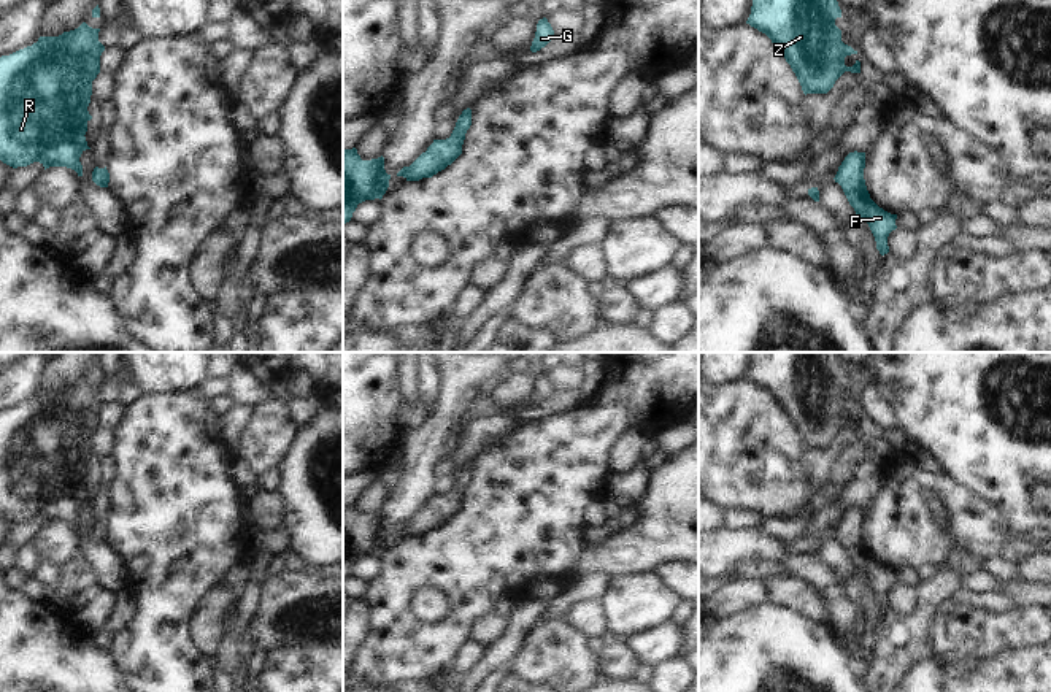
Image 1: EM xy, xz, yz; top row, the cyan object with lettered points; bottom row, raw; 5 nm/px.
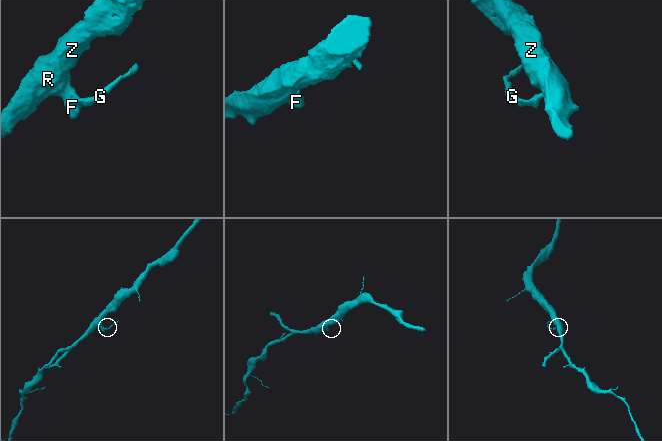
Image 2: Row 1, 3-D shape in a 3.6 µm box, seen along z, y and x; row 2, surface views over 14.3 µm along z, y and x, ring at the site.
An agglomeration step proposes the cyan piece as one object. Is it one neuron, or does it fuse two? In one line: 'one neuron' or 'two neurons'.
one neuron

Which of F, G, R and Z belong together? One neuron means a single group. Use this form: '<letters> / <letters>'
F G R Z

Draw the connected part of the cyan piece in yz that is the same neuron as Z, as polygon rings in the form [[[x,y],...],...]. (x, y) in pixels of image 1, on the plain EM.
[[[753,352],[751,383],[765,389],[795,429],[803,449],[827,449],[845,429],[860,429],[860,417],[845,421],[845,413],[857,409],[841,397],[835,375],[841,373],[837,352]]]

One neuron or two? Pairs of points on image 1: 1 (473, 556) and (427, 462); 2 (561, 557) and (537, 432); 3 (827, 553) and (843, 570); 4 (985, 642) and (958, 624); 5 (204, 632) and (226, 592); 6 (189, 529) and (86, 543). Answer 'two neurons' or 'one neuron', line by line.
1: two neurons
2: one neuron
3: one neuron
4: one neuron
5: one neuron
6: two neurons

